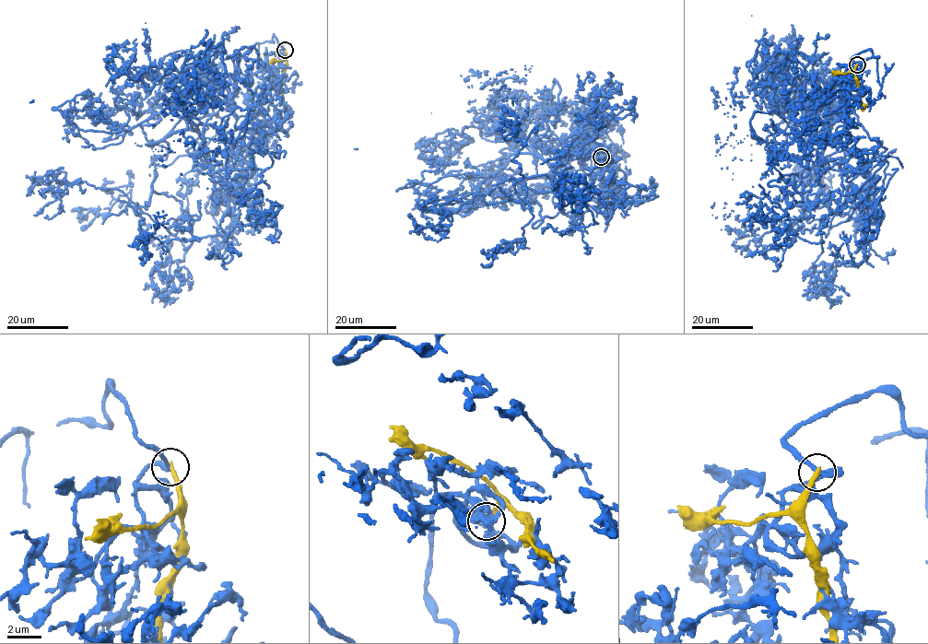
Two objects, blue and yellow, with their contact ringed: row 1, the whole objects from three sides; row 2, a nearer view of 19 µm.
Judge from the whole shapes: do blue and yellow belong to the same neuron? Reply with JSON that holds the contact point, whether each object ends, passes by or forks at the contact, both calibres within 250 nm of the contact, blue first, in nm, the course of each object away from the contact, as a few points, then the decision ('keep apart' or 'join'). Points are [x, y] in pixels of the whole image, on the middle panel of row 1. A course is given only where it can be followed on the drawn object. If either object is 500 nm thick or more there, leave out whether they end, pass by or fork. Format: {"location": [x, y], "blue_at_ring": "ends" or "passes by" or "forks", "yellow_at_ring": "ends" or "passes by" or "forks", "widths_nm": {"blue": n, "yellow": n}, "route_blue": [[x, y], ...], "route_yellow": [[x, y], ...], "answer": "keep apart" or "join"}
{"location": [601, 157], "blue_at_ring": "passes by", "yellow_at_ring": "ends", "widths_nm": {"blue": 240, "yellow": 280}, "route_blue": [[601, 157], [587, 185], [550, 166], [573, 231], [569, 192], [524, 184], [528, 207], [476, 194], [419, 232]], "route_yellow": [[601, 157], [608, 156], [608, 158], [616, 167]], "answer": "keep apart"}

